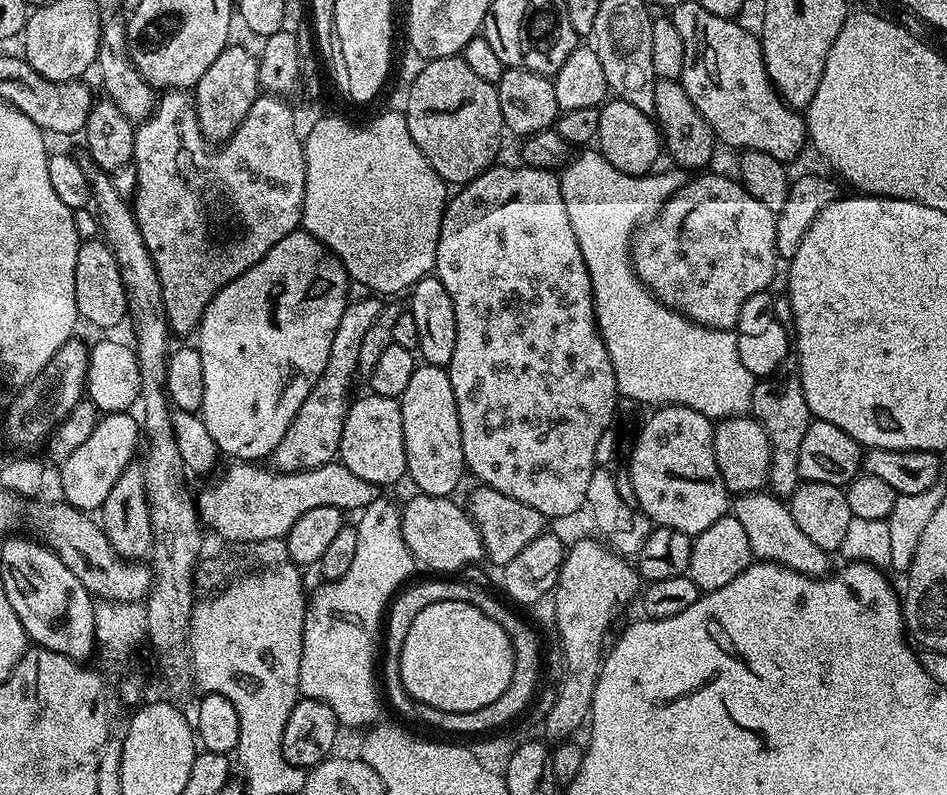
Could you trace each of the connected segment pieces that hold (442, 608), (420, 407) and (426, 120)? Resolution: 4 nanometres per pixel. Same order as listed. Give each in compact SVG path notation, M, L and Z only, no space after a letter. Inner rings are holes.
M434 602L410 622L400 655L402 686L420 704L443 712L473 712L490 706L510 686L514 650L506 630L466 602Z
M421 363L398 399L406 442L407 479L412 479L423 495L451 497L452 491L459 486L460 479L466 476L466 469L458 406L447 368Z
M460 54L440 56L436 60L427 61L423 66L425 68L413 78L412 85L408 88L408 105L403 105L402 108L410 126L410 138L414 138L426 162L434 166L434 170L445 184L463 186L497 163L496 155L500 152L500 139L506 136L496 85L486 82L486 78L478 78L478 74L474 74L474 70L466 66L464 57Z

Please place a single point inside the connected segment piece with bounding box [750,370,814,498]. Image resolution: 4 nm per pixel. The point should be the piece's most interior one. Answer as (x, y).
(779, 403)

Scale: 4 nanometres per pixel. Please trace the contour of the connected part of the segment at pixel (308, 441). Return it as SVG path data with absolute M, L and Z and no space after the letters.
M364 294L361 300L353 299L344 308L342 319L338 321L338 330L334 330L334 342L330 342L330 358L326 358L326 370L322 370L322 378L314 382L314 390L306 394L306 402L298 406L298 414L294 414L294 422L290 422L290 430L282 434L282 442L278 442L270 457L271 463L279 471L301 472L333 463L337 459L342 426L350 403L348 391L360 372L358 353L364 335L369 332L370 326L374 326L374 318L378 318L381 307L381 301L375 295Z

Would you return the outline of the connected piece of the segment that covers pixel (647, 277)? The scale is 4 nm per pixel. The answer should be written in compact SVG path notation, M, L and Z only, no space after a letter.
M700 174L697 180L692 180L685 183L683 186L677 188L676 193L668 198L668 201L661 206L660 212L652 220L645 220L639 228L636 229L636 232L632 236L632 268L636 271L636 276L641 282L644 283L646 287L654 293L654 295L666 305L667 308L673 308L674 311L680 312L686 318L690 318L696 324L701 324L707 328L717 328L718 330L732 330L735 329L736 323L738 322L738 314L742 314L742 305L746 303L746 298L754 298L754 294L759 292L767 292L773 286L772 279L776 276L776 264L778 265L778 257L776 255L776 213L770 210L770 206L766 206L763 202L758 202L758 198L754 198L754 194L750 194L747 190L744 189L743 184L740 183L739 179L733 178L732 180L728 176L704 176L708 174Z

